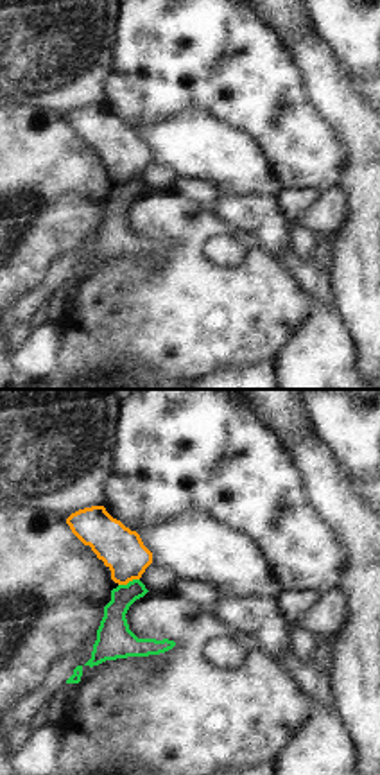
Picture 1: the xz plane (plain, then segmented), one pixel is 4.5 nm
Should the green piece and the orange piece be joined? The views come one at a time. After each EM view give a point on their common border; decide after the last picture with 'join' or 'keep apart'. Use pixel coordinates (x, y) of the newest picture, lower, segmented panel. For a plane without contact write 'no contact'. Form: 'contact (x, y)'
contact (128, 583)

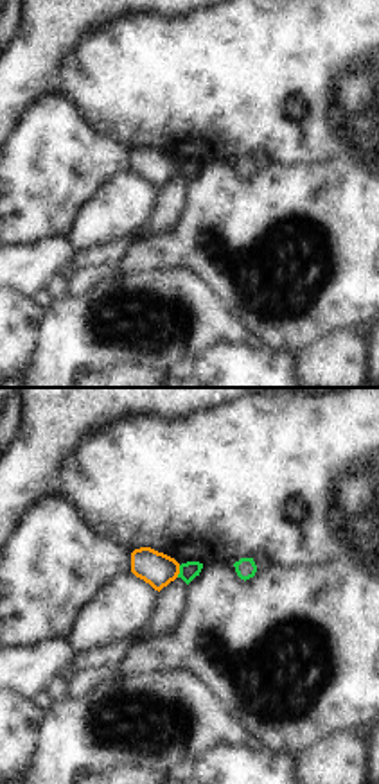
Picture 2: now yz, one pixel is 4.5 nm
contact (180, 571)

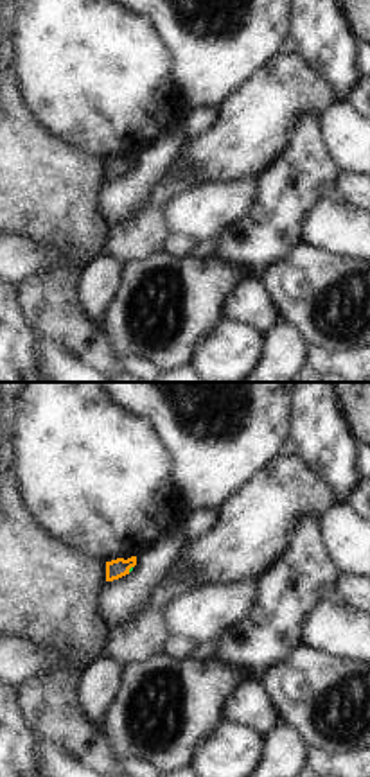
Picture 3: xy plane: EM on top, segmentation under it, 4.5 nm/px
contact (130, 569)

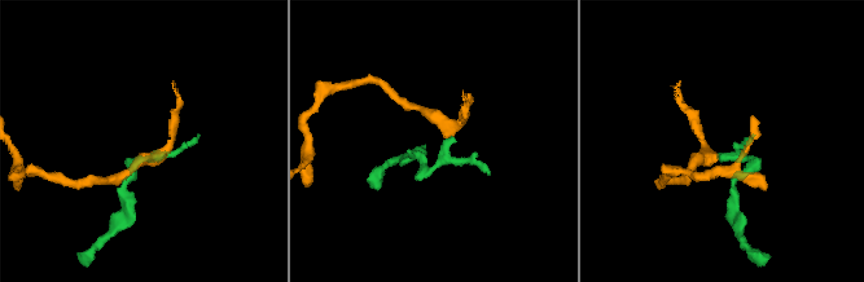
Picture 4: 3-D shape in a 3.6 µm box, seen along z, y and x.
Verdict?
keep apart

